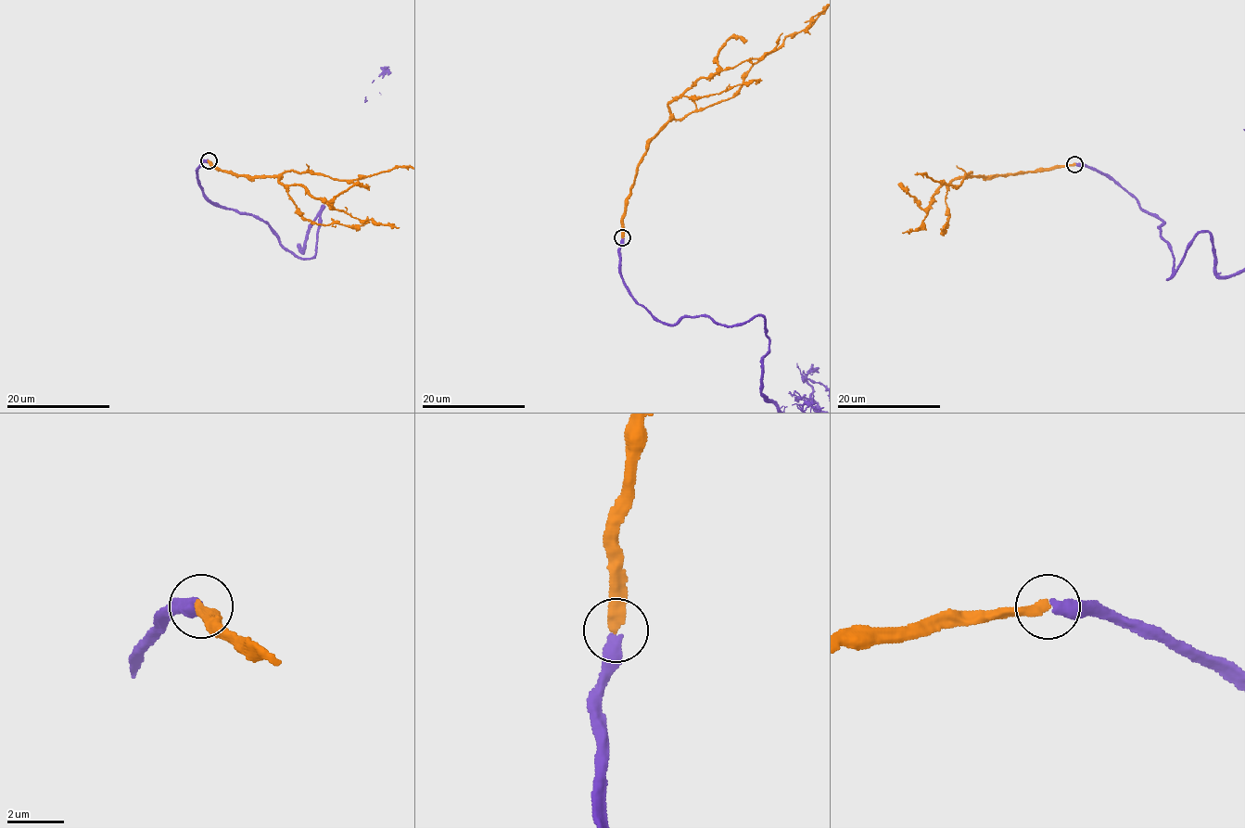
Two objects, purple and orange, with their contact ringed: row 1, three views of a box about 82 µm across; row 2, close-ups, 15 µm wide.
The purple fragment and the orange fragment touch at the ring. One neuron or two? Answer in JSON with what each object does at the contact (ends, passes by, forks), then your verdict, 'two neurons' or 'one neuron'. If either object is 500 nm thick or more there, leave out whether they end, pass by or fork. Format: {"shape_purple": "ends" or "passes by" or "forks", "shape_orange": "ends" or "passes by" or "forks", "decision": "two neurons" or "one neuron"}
{"shape_purple": "ends", "shape_orange": "ends", "decision": "one neuron"}

